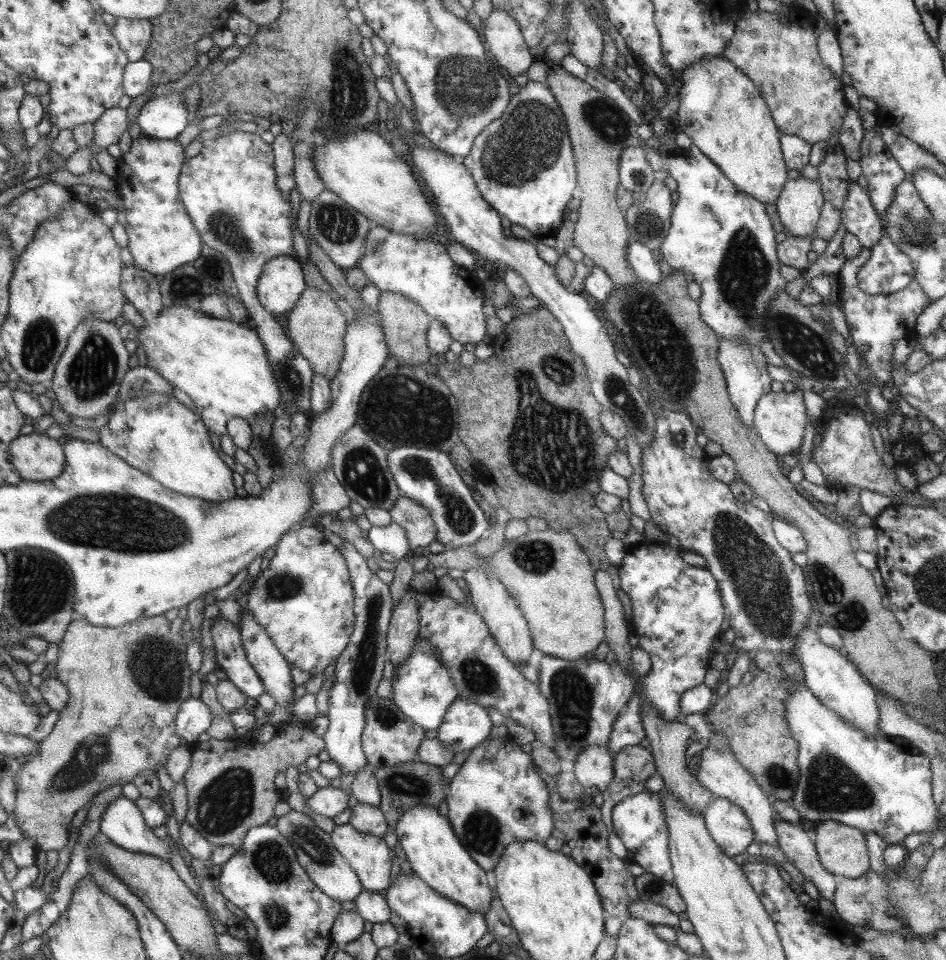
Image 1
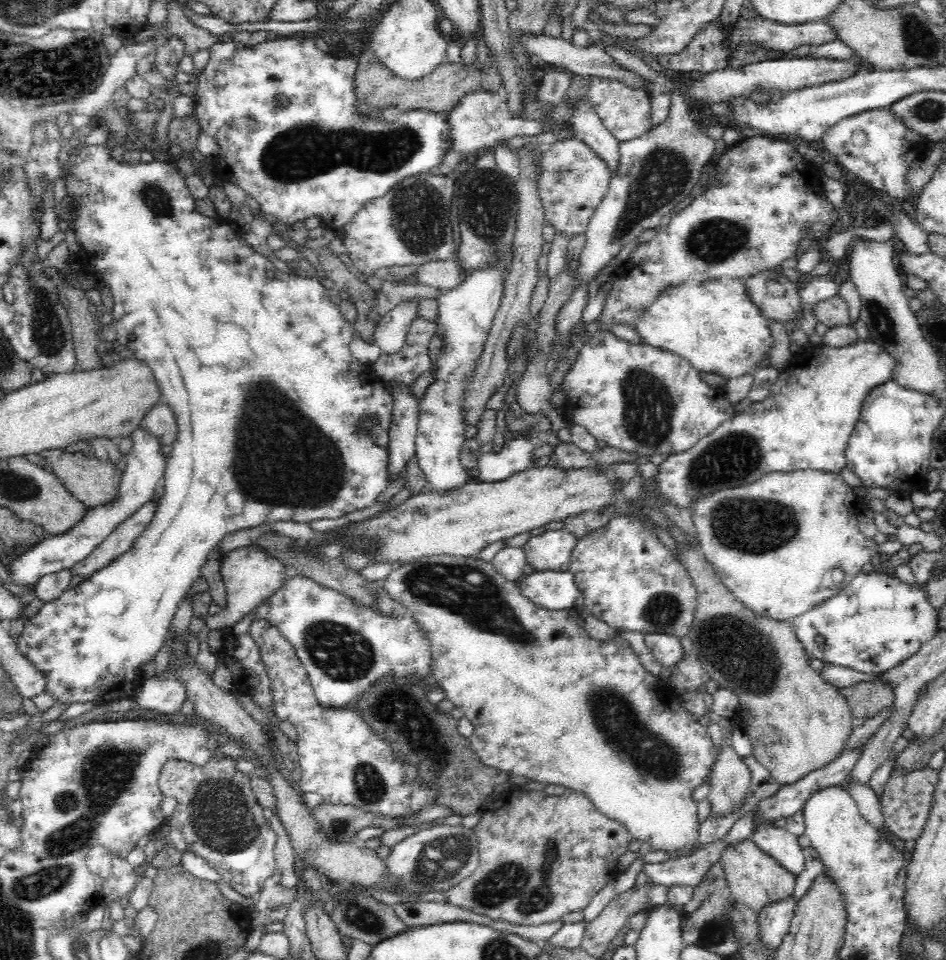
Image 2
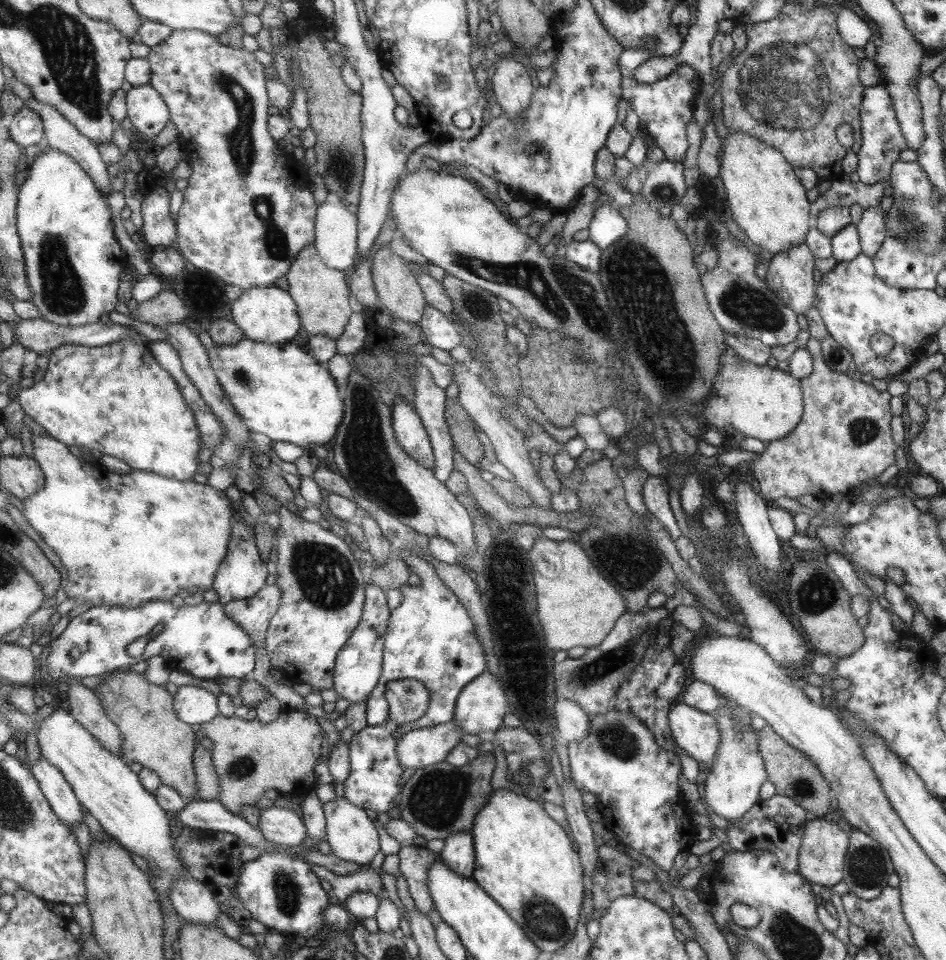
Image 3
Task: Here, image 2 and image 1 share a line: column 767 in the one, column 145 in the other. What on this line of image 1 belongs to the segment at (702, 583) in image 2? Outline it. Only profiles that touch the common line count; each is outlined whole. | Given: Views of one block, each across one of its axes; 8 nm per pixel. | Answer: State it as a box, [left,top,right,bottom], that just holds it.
[14,616,192,850]

